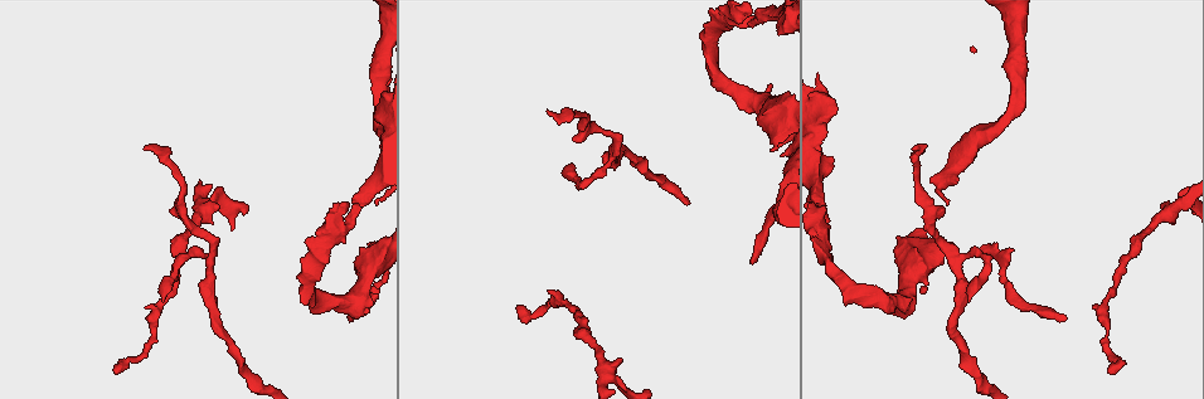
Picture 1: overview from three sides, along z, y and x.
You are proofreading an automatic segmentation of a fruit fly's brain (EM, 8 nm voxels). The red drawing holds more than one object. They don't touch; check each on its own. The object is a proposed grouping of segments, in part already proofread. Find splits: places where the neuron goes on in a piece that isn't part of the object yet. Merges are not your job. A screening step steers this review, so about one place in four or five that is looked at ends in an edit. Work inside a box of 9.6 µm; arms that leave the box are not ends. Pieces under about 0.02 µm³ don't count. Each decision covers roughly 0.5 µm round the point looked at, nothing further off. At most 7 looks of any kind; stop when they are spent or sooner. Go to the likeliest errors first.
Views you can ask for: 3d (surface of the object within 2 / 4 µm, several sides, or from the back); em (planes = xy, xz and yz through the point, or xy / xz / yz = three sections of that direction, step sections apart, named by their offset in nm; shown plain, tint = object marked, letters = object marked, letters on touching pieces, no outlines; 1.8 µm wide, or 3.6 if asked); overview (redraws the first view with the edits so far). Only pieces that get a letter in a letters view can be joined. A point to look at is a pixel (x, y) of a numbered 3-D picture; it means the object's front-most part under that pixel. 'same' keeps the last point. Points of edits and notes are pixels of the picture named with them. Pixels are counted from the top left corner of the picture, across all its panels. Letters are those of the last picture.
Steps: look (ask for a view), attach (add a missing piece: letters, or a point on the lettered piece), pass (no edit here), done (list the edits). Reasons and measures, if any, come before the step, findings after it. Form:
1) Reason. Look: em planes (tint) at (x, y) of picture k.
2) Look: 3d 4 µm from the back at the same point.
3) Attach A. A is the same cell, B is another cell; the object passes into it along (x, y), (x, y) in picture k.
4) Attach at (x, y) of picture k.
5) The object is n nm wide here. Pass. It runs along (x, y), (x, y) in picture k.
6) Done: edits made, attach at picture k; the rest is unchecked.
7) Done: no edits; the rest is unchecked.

Stops while still wide. Look: 3d 4 µm at (768, 84) of picture 1.

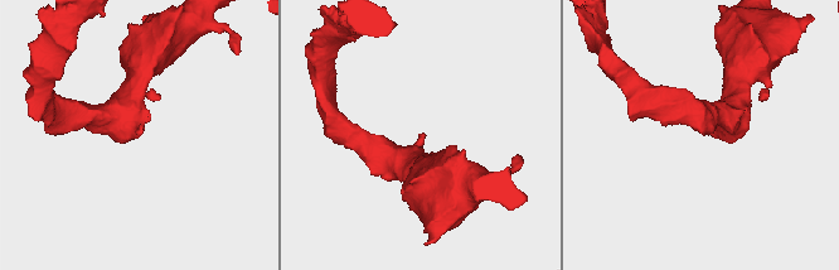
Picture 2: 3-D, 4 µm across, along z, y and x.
Look: em xz step 8 (letters) at (424, 132) of picture 2.

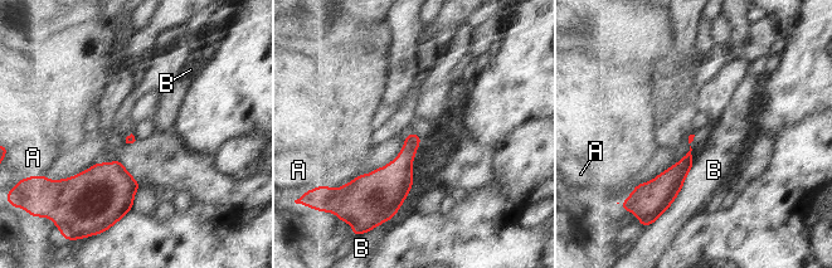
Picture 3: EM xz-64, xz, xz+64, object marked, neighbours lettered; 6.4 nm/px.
Another direction. Look: em planes (letters) at the same point.

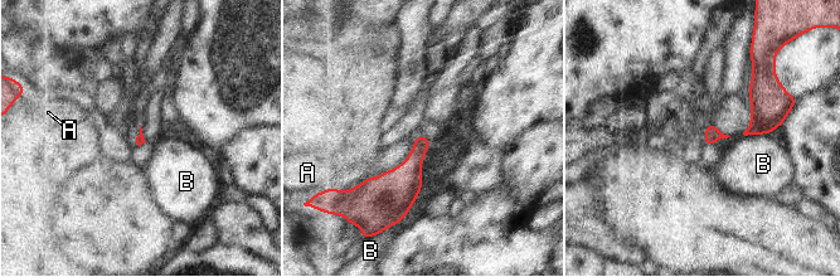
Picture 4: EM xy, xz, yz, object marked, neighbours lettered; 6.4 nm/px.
Pass. A and B are other cells; a border runs along (423, 175), (421, 190), (401, 220) in picture 4; none of them fits.

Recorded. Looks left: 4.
An open end. Look: 3d 4 µm at (772, 151) of picture 1.

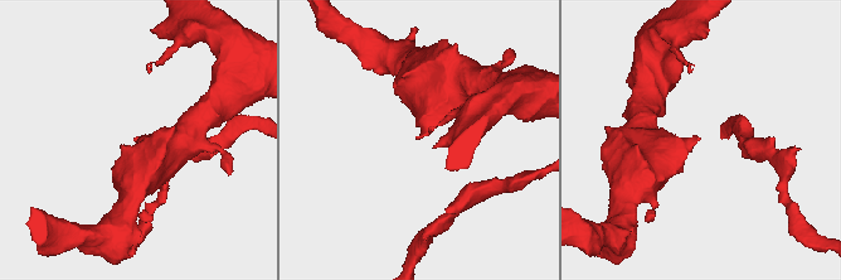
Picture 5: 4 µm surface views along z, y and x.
Look: em planes (letters) at (136, 139) of picture 5.

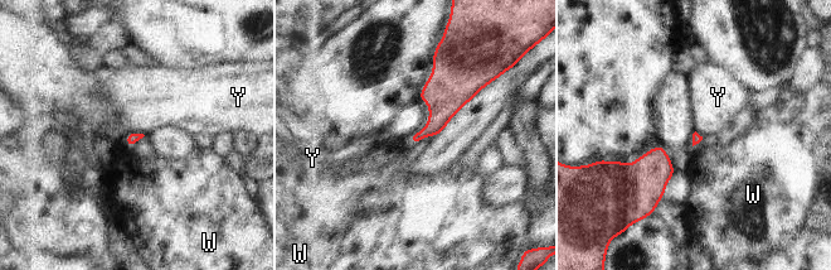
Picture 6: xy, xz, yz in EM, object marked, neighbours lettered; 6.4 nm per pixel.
Pass. W and Y are other cells; a border runs along (144, 134), (131, 134), (127, 139) in picture 6; none of them fits.

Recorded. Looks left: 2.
Done: no edits; the rest is unchecked.

